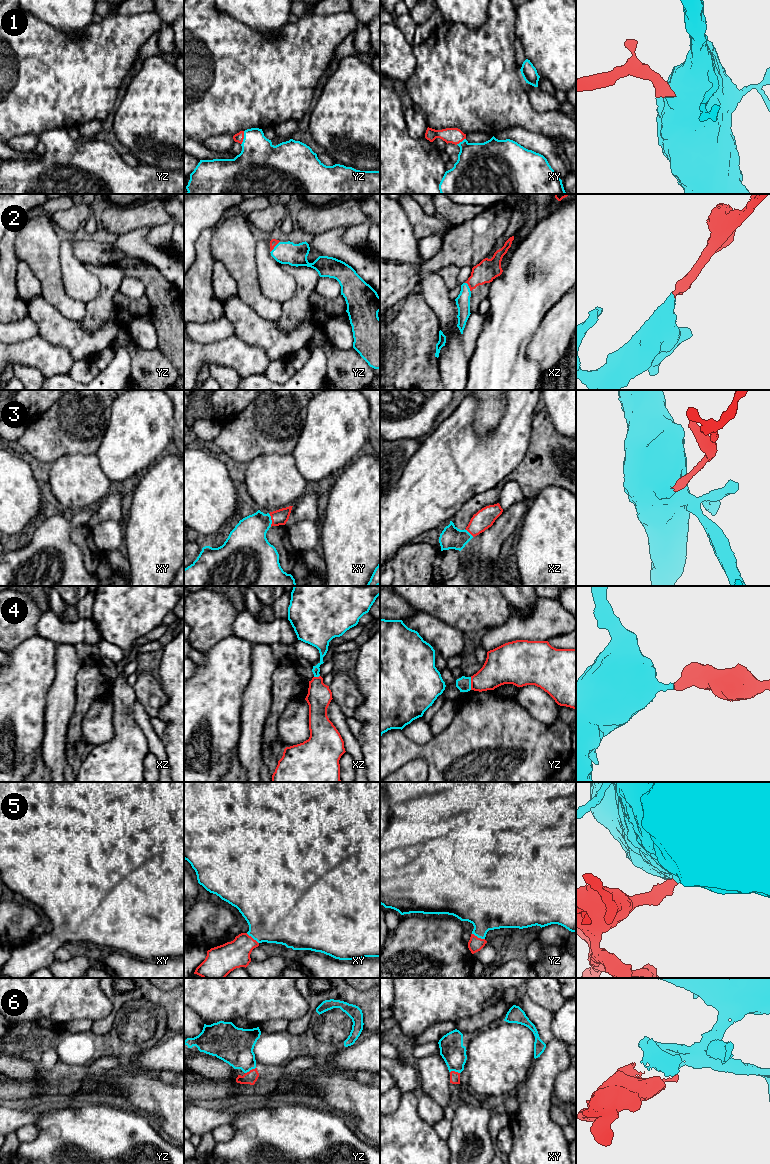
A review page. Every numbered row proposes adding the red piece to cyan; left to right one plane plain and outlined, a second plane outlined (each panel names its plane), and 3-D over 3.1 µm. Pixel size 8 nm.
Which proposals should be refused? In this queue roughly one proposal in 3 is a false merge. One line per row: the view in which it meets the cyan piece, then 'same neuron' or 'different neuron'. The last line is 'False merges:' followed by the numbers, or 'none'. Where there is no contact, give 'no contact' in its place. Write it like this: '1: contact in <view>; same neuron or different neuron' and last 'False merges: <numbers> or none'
1: contact in yz; same neuron
2: contact in yz; same neuron
3: contact in xy; same neuron
4: contact in yz; same neuron
5: contact in yz; same neuron
6: contact in yz; same neuron
False merges: none

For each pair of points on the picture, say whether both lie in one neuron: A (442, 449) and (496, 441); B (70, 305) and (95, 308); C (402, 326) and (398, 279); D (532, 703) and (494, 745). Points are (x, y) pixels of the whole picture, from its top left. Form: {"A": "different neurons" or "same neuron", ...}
{"A": "same neuron", "B": "different neurons", "C": "different neurons", "D": "different neurons"}

